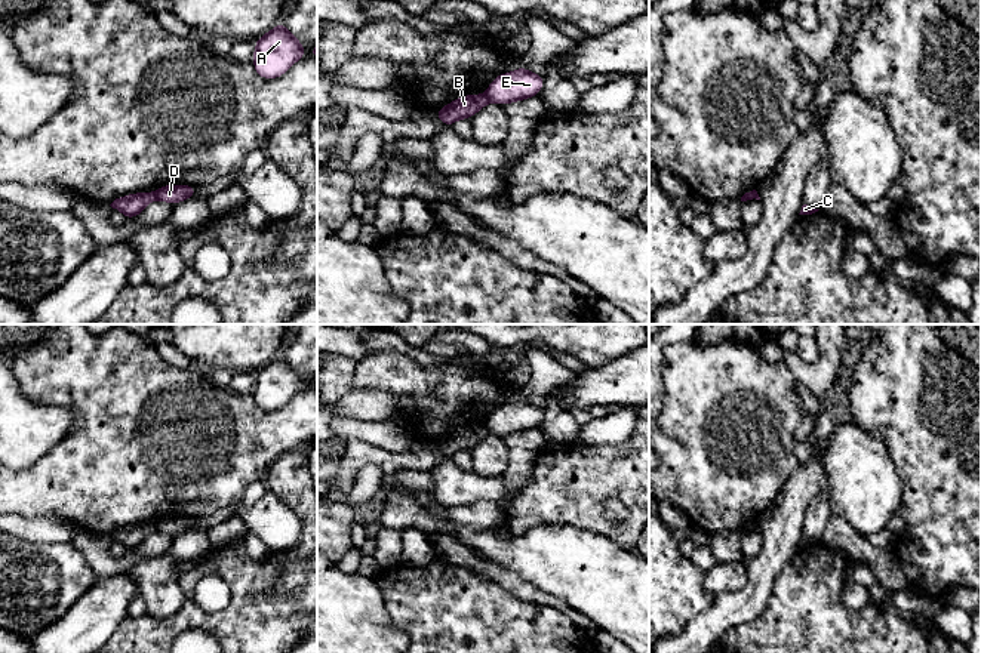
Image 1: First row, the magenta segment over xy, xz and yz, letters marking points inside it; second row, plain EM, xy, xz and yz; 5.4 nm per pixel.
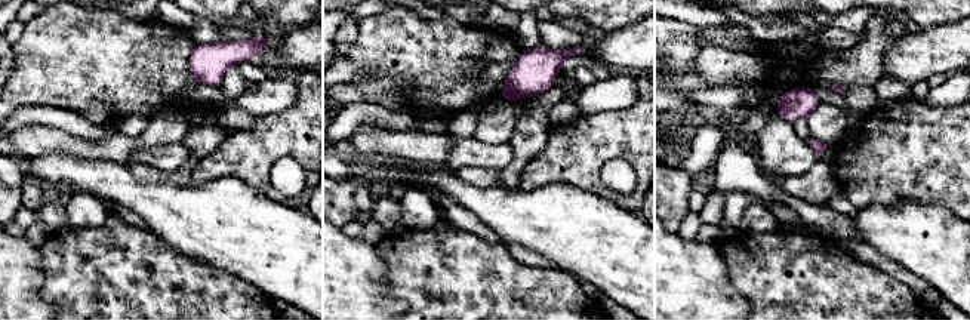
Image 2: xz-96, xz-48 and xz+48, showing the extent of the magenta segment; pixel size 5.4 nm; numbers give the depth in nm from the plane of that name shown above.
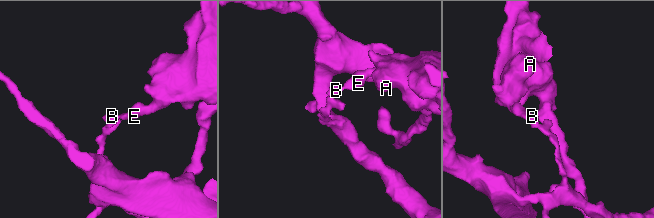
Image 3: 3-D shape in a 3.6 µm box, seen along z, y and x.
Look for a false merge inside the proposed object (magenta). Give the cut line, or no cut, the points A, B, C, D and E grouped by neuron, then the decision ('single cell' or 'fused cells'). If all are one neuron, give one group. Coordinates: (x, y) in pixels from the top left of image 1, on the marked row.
cut in xy along (154, 191), (157, 197); A D E / B C; fused cells

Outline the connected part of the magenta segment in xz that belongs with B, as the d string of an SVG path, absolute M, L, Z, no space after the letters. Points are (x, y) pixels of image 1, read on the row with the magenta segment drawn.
M467 95L456 98L452 104L442 107L436 117L446 126L459 118L470 118L489 102L486 95Z

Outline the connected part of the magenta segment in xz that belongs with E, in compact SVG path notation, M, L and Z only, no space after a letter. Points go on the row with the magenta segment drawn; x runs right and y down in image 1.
M519 67L513 73L496 76L488 86L486 96L489 102L499 105L532 98L539 95L544 77Z

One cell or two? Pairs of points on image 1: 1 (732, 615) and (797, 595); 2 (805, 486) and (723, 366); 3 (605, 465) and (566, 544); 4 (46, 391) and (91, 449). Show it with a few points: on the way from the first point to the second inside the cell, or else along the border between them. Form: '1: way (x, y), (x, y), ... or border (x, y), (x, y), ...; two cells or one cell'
1: border (781, 572), (768, 604), (753, 619), (740, 625); two cells
2: border (800, 465), (784, 483), (775, 501); two cells
3: border (540, 524), (572, 524), (606, 538); two cells
4: way (65, 393), (91, 416), (91, 430); one cell

